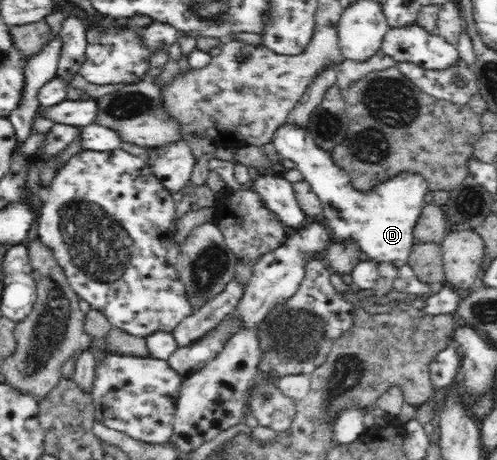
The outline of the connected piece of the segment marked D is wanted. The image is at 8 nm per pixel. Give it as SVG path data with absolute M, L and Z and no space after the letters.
M284 123L276 129L271 140L281 159L292 160L302 173L303 179L310 183L314 193L322 203L322 213L326 227L331 232L332 239L336 242L356 242L368 259L378 263L392 263L400 268L407 264L412 247L416 244L414 234L418 219L421 218L424 196L428 194L429 184L421 173L404 171L391 177L390 180L377 184L372 190L362 191L353 187L352 180L345 170L338 167L330 155L330 151L318 147L314 137L301 125Z

